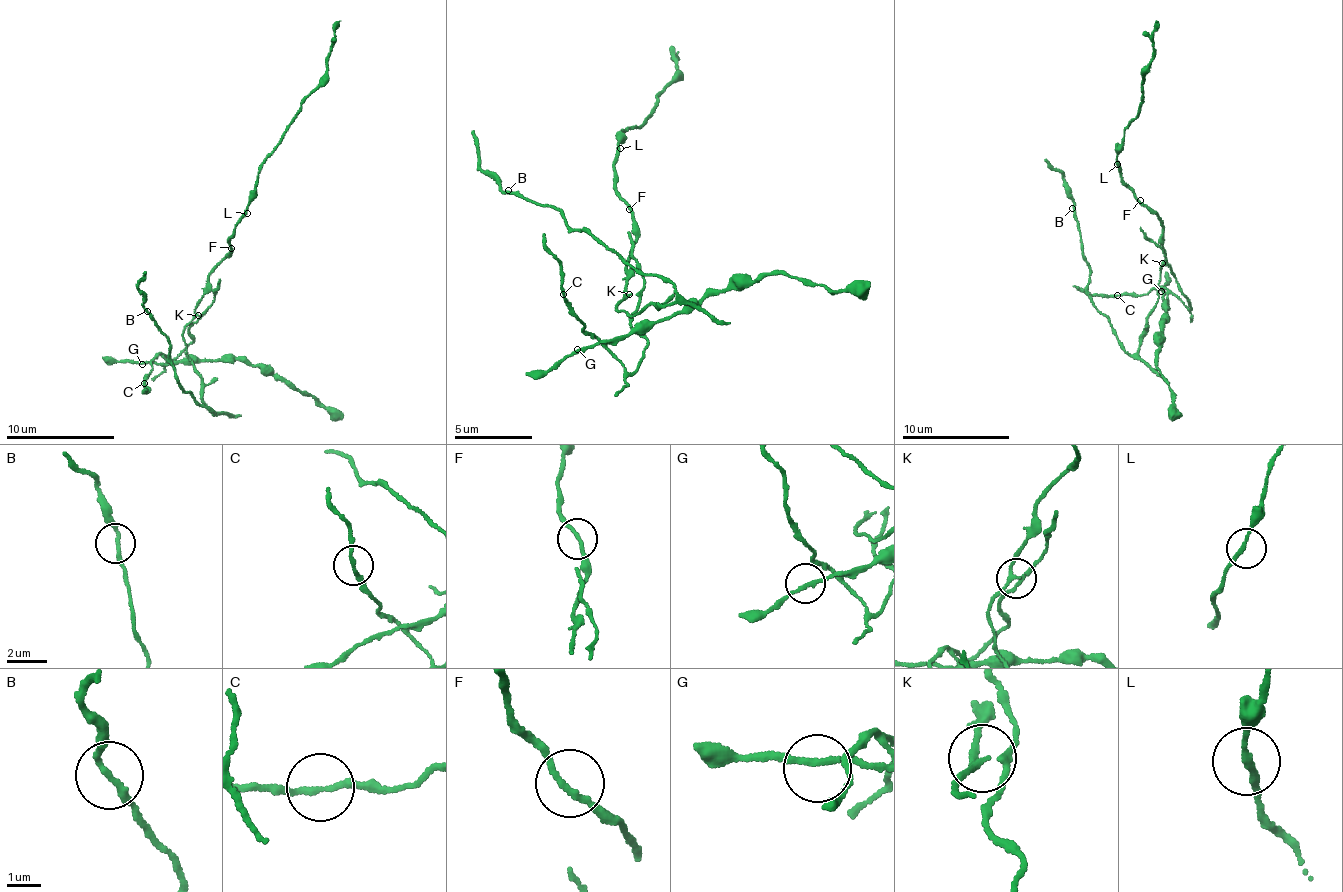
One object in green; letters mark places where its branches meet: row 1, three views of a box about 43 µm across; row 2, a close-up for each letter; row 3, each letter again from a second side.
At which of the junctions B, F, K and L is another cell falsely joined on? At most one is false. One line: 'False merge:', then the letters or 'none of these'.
False merge: K

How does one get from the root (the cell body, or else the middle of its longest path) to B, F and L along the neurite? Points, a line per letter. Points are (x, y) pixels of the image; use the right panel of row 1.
B: (1165, 252), (1148, 332), (1130, 355), (1091, 300), (1091, 266), (1082, 254), (1072, 208)
F: (1165, 252), (1161, 218), (1140, 200)
L: (1165, 252), (1161, 218), (1134, 195), (1134, 190), (1121, 179), (1120, 166), (1117, 164)

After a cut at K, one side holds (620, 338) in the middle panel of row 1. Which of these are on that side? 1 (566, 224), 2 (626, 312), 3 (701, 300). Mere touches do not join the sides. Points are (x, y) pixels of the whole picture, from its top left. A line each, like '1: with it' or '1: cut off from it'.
1: cut off from it
2: cut off from it
3: with it

